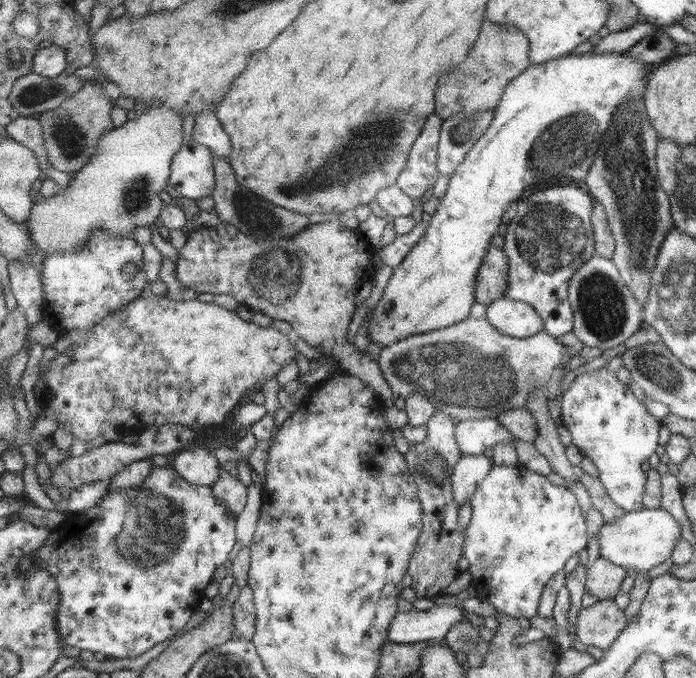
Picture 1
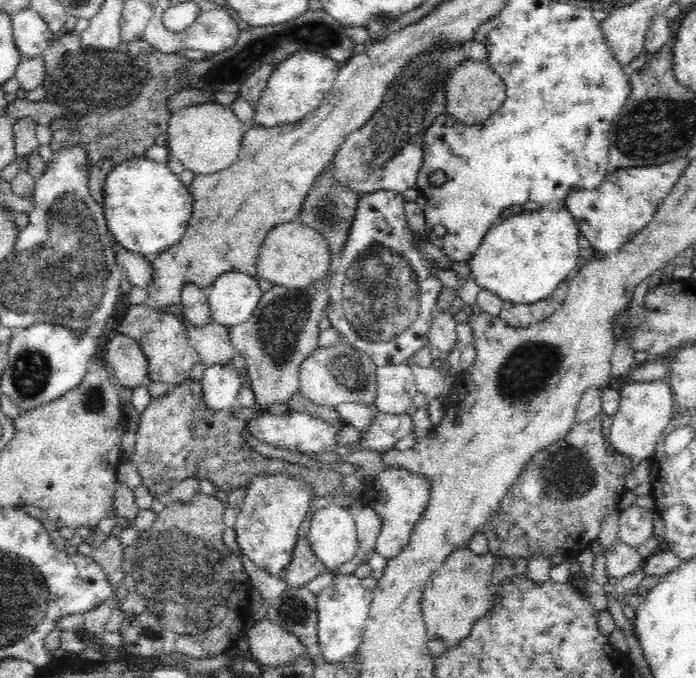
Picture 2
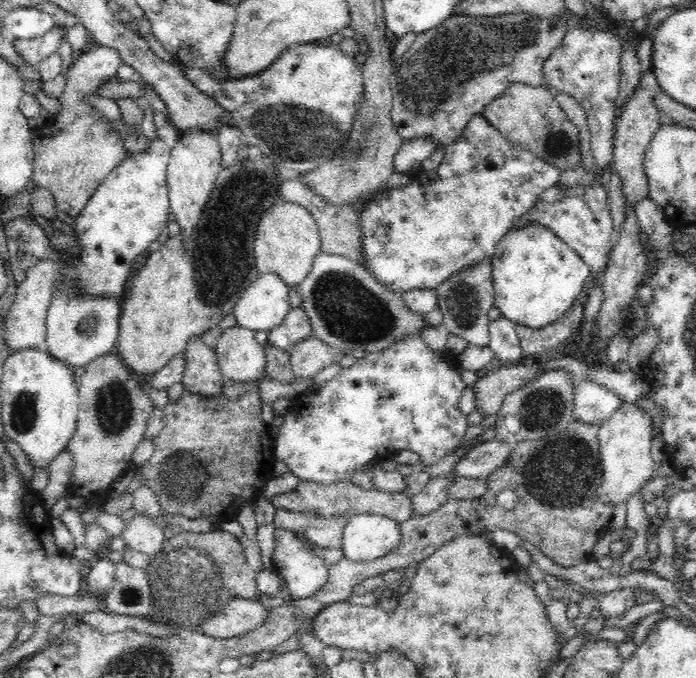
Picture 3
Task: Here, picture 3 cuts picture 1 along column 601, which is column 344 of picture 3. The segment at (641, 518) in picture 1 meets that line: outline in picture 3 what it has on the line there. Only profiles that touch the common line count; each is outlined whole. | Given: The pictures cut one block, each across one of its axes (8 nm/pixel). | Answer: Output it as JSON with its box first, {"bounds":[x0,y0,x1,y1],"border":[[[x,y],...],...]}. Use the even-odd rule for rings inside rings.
{"bounds":[341,514,400,562],"border":[[[355,514],[343,527],[341,551],[352,562],[378,559],[400,542],[398,522],[386,516]]]}

